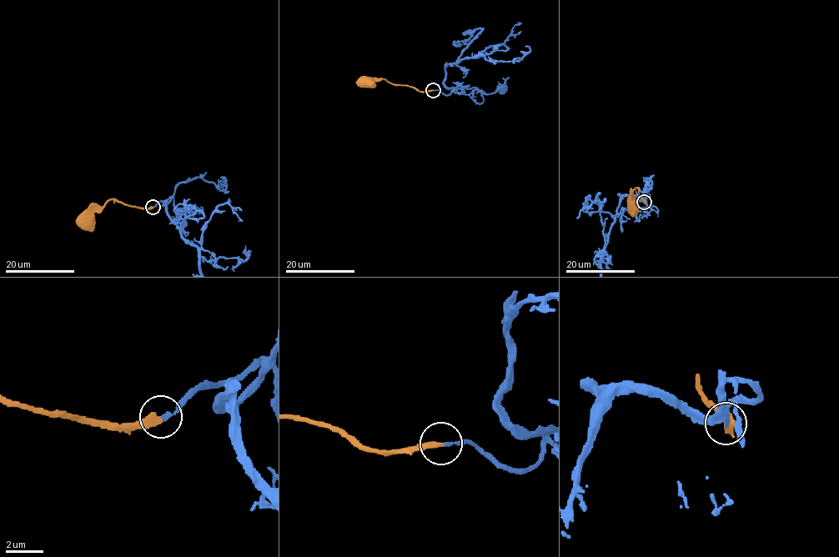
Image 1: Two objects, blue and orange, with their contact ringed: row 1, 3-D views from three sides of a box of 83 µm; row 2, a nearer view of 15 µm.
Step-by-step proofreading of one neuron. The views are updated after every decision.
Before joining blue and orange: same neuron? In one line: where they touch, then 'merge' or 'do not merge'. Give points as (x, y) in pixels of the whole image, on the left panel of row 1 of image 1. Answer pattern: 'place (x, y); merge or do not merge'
place (153, 207); merge

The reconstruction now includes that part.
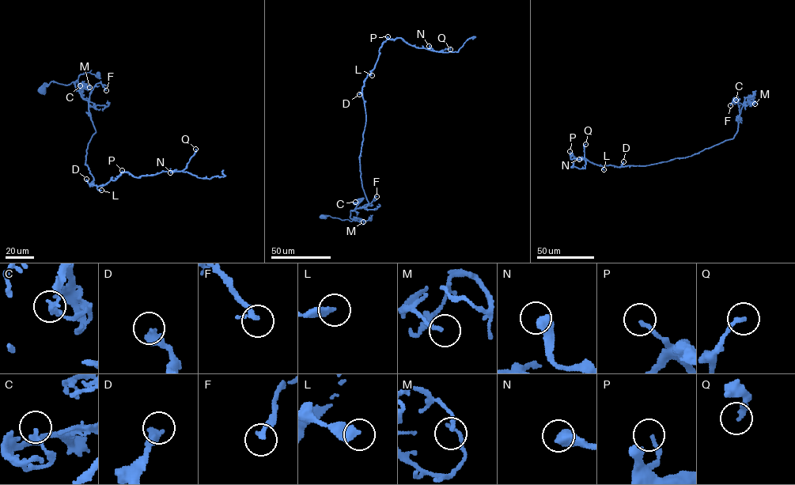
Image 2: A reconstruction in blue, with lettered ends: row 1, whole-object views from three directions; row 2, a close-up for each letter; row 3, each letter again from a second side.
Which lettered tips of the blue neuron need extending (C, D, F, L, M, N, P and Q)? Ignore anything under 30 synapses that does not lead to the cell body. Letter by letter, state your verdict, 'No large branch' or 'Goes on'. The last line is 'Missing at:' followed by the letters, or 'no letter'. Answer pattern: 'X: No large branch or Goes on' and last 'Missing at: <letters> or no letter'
C: No large branch
D: No large branch
F: No large branch
L: No large branch
M: No large branch
N: Goes on
P: No large branch
Q: Goes on
Missing at: N, Q

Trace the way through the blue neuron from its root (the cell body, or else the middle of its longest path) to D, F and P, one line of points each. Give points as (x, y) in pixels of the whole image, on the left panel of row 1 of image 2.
D: (43, 90), (51, 81), (77, 80), (88, 101), (95, 132), (85, 162), (93, 180), (86, 179)
F: (43, 90), (51, 81), (67, 85), (77, 80), (76, 89), (88, 100), (96, 84), (106, 90)
P: (43, 90), (51, 81), (77, 80), (95, 130), (85, 162), (93, 178), (90, 186), (115, 180), (122, 170)

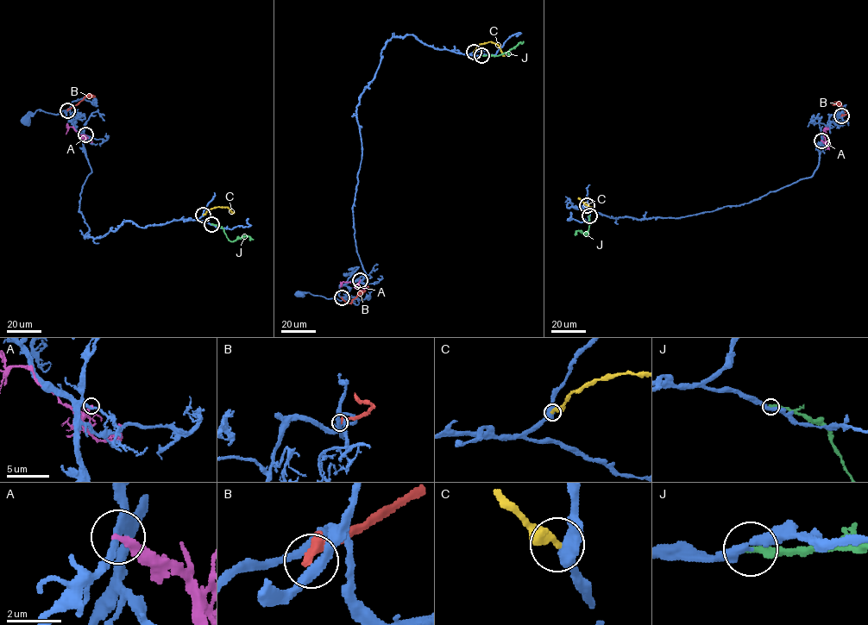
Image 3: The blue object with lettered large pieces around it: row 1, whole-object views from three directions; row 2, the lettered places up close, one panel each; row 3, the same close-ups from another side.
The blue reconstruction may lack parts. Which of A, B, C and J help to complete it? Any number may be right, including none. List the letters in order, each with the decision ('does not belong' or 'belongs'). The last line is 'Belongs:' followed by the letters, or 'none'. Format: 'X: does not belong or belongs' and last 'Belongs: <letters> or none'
A: does not belong
B: does not belong
C: belongs
J: does not belong
Belongs: C

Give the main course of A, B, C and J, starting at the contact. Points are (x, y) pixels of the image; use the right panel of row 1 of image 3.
A: (821, 140), (826, 141), (824, 130), (827, 137)
B: (841, 115), (847, 112), (839, 104), (833, 103), (834, 105)
C: (587, 205), (578, 197), (592, 207)
J: (589, 215), (586, 234), (581, 231), (574, 234)

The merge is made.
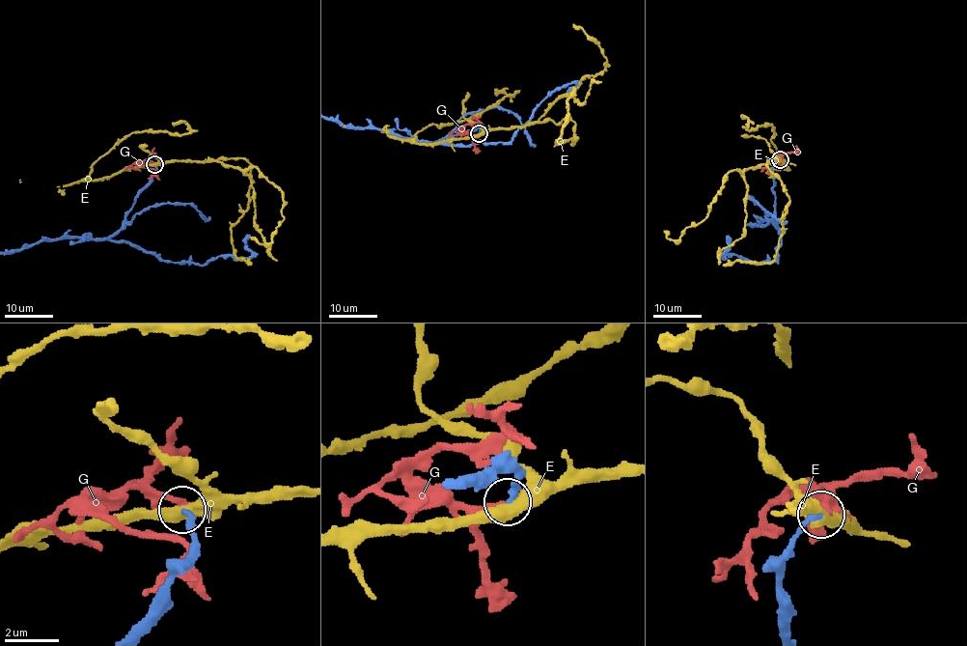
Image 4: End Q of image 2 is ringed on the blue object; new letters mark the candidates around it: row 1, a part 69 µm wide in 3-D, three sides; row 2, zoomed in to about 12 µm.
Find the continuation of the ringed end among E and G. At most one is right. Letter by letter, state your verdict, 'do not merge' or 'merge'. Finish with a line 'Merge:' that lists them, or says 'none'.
E: do not merge
G: do not merge
Merge: none

